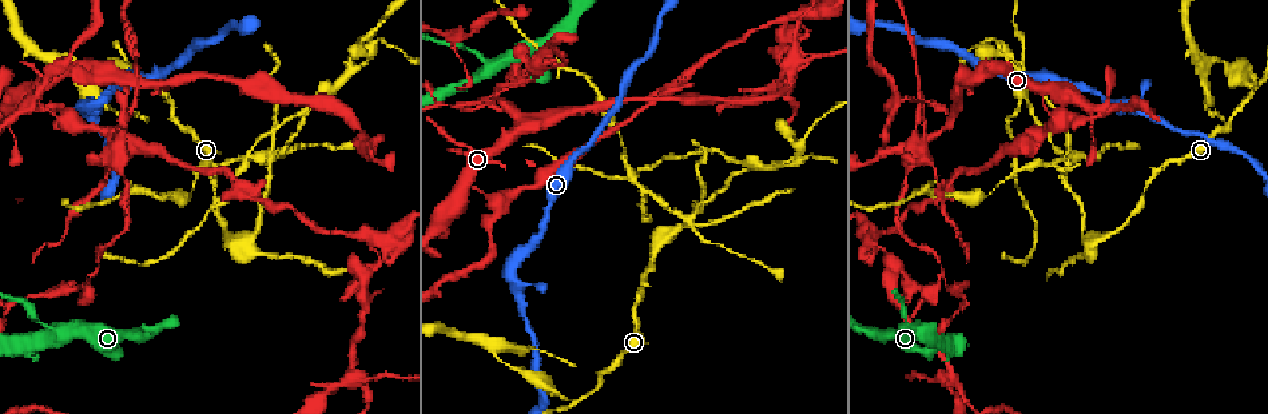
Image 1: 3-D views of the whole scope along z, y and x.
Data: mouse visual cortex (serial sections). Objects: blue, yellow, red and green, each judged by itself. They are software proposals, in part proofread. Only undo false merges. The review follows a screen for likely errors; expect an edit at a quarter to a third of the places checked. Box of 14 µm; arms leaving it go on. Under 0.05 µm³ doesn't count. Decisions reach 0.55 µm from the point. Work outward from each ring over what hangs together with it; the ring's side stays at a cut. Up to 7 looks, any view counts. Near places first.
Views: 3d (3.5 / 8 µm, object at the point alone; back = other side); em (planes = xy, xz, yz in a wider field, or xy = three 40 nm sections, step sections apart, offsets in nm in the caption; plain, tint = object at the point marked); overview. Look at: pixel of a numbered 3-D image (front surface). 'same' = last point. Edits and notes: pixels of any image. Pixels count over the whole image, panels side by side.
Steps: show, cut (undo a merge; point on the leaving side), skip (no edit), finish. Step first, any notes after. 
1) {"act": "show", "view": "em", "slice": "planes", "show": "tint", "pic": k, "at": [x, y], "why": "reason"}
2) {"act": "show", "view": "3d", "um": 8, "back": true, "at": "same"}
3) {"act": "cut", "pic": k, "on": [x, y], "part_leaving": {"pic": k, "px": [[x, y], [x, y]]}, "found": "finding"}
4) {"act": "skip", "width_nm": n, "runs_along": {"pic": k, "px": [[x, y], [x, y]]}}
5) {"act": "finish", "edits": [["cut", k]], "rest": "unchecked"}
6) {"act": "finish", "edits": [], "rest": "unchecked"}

{"act": "show", "view": "3d", "um": 3.5, "pic": 1, "at": [73, 121], "why": "sharp bend"}

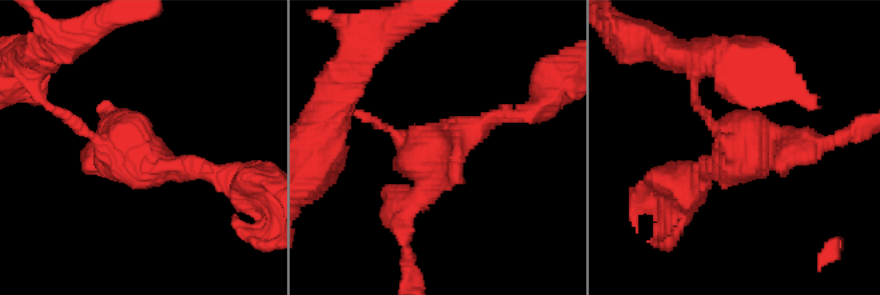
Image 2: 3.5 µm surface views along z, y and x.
{"act": "show", "view": "em", "slice": "planes", "show": "tint", "pic": 2, "at": [440, 140], "why": "now the EM"}

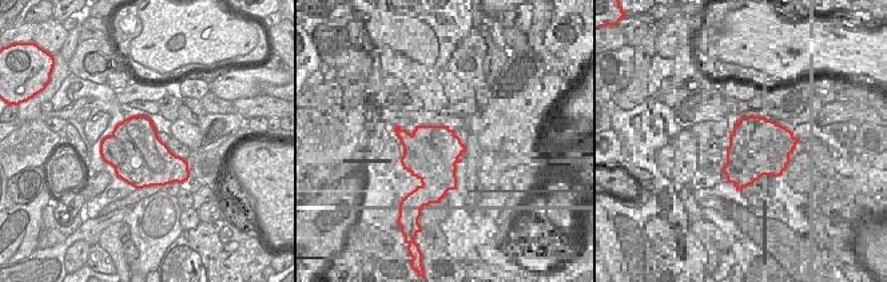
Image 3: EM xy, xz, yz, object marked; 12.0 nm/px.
{"act": "cut", "pic": 2, "on": [168, 175], "part_leaving": {"pic": 2, "px": [[107, 142], [152, 167], [222, 175]]}, "found": "two cells meet here"}

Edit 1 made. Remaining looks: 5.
{"act": "show", "view": "overview"}

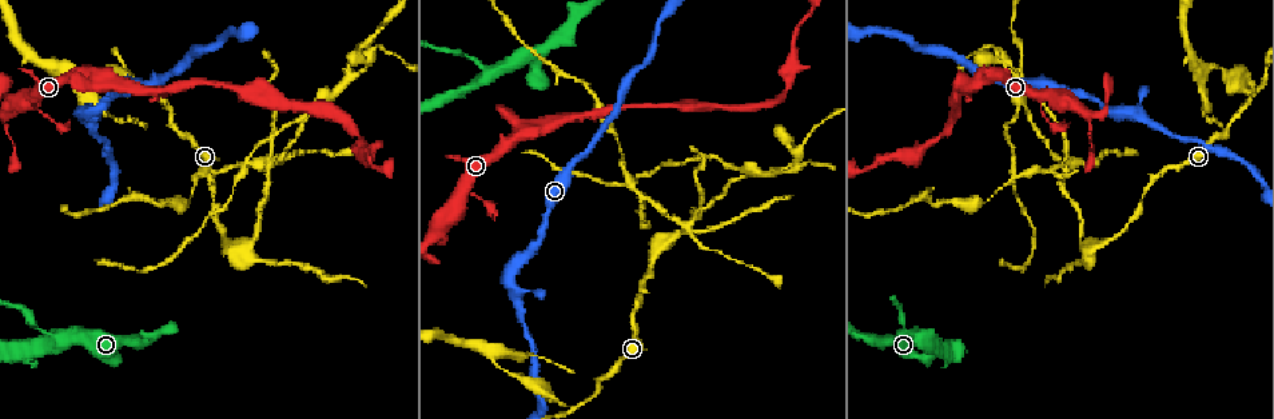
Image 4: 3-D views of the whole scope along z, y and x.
{"act": "show", "view": "3d", "um": 3.5, "back": true, "pic": 4, "at": [512, 291]}

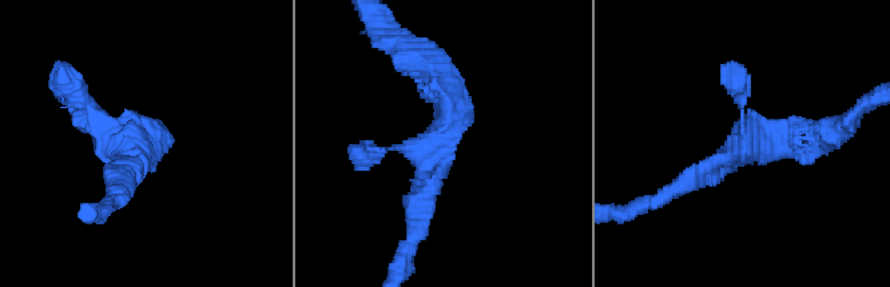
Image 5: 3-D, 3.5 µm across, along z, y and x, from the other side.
{"act": "skip", "runs_along": {"pic": 5, "px": [[821, 136], [745, 144], [676, 186]]}, "found": "continuous, no second cell"}

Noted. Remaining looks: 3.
{"act": "show", "view": "3d", "um": 3.5, "pic": 4, "at": [1093, 243], "why": "three arms meet"}

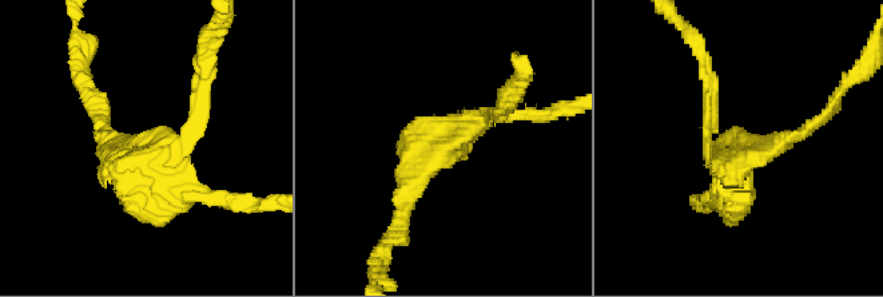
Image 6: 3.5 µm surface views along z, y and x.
{"act": "show", "view": "em", "slice": "xy", "step": 5, "show": "tint", "pic": 6, "at": [437, 156], "why": "shape alone is not enough"}

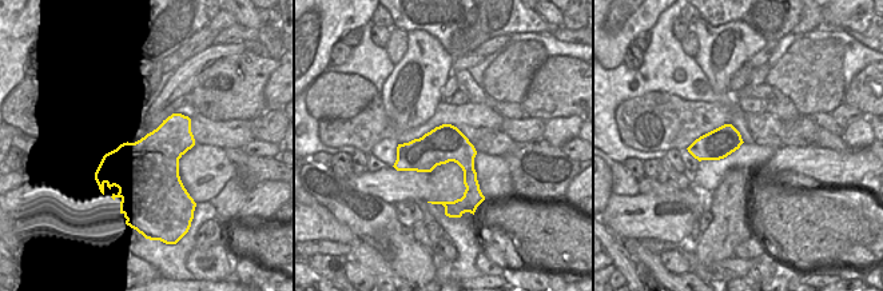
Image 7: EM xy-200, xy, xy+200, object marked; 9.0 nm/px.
{"act": "show", "view": "em", "slice": "xy", "step": 2, "show": "tint", "at": "same", "why": "another direction"}

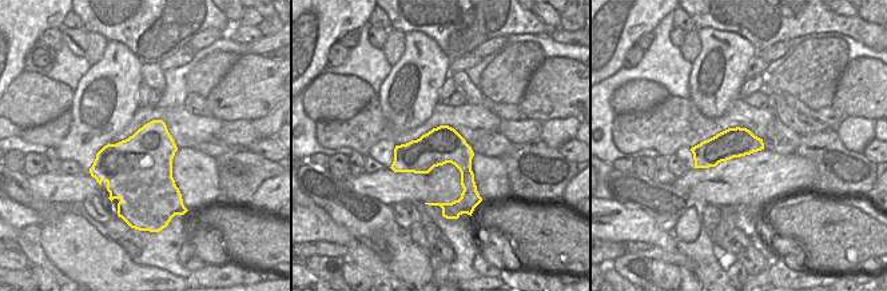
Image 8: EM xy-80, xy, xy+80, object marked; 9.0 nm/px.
{"act": "cut", "pic": 6, "on": [711, 94], "part_leaving": {"pic": 6, "px": [[162, 153], [199, 123], [207, 46]]}, "found": "two cells meet here"}

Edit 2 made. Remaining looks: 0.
{"act": "finish", "edits": [["cut", 2], ["cut", 6]], "rest": "unchecked"}

